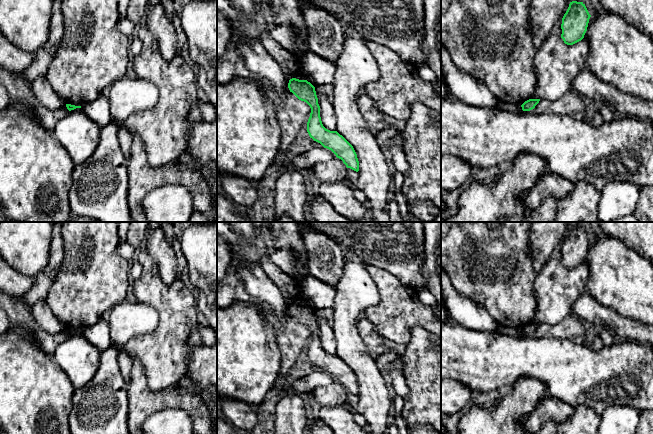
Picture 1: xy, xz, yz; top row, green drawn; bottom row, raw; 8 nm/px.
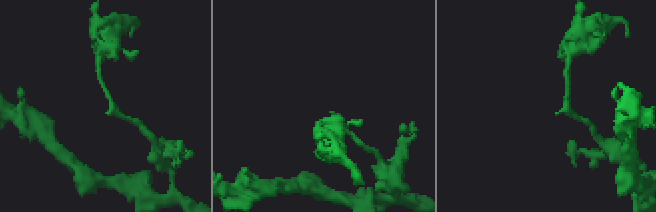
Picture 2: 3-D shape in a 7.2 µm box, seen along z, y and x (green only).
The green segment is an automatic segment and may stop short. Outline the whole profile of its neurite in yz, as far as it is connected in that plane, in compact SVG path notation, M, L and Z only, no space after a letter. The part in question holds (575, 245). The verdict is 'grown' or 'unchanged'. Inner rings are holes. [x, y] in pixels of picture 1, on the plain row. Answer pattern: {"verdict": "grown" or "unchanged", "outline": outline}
{"verdict": "unchanged", "outline": "M570 226L561 248L561 262L565 268L573 269L584 262L590 241L583 226Z"}

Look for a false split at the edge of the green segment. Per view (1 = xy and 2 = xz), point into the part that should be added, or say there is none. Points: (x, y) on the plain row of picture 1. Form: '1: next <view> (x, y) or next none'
1: next none
2: next none

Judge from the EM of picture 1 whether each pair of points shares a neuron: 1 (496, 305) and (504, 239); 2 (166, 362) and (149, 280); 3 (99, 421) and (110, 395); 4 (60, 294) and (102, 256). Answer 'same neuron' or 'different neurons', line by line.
1: same neuron
2: same neuron
3: same neuron
4: same neuron

